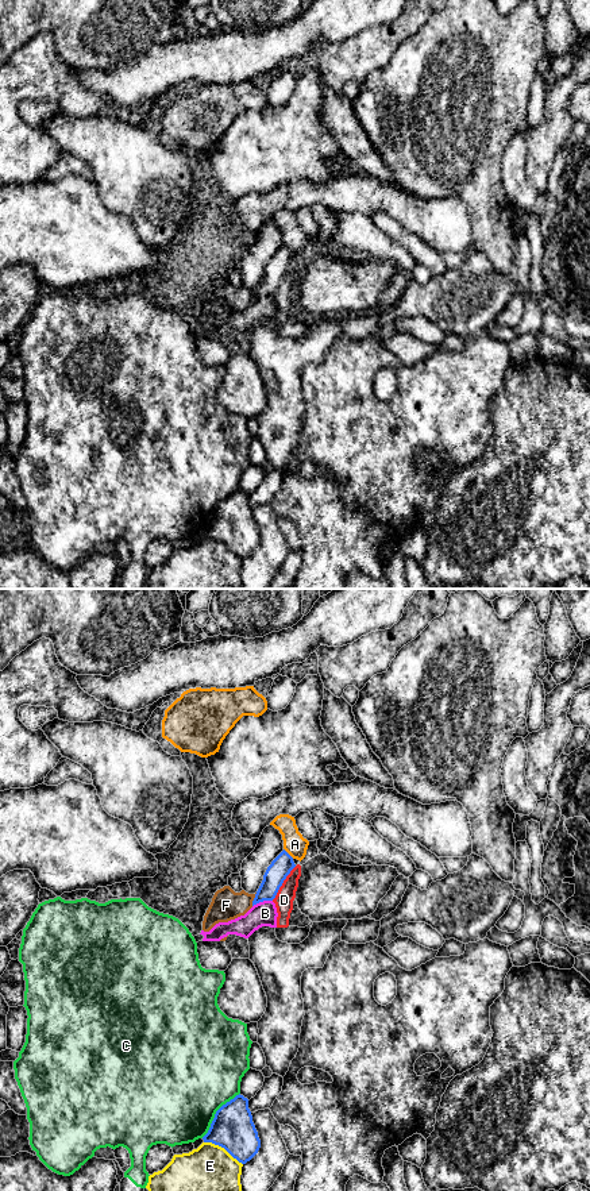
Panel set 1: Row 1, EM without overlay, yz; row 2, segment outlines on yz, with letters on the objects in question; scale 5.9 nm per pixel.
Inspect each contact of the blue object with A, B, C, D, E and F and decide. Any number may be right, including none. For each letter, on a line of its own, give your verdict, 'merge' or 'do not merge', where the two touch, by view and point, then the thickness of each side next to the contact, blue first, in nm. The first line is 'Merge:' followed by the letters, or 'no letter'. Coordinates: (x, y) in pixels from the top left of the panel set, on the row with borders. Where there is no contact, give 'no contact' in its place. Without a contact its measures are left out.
Merge: no letter
A: do not merge | yz (288, 854) | 120/140 nm
B: do not merge | yz (262, 901) | 120/140 nm
C: do not merge | yz (216, 1113) | 260/480 nm
D: do not merge | yz (282, 882) | 120/110 nm
E: do not merge | yz (223, 1147) | 260/280 nm
F: do not merge | yz (254, 900) | 120/180 nm

